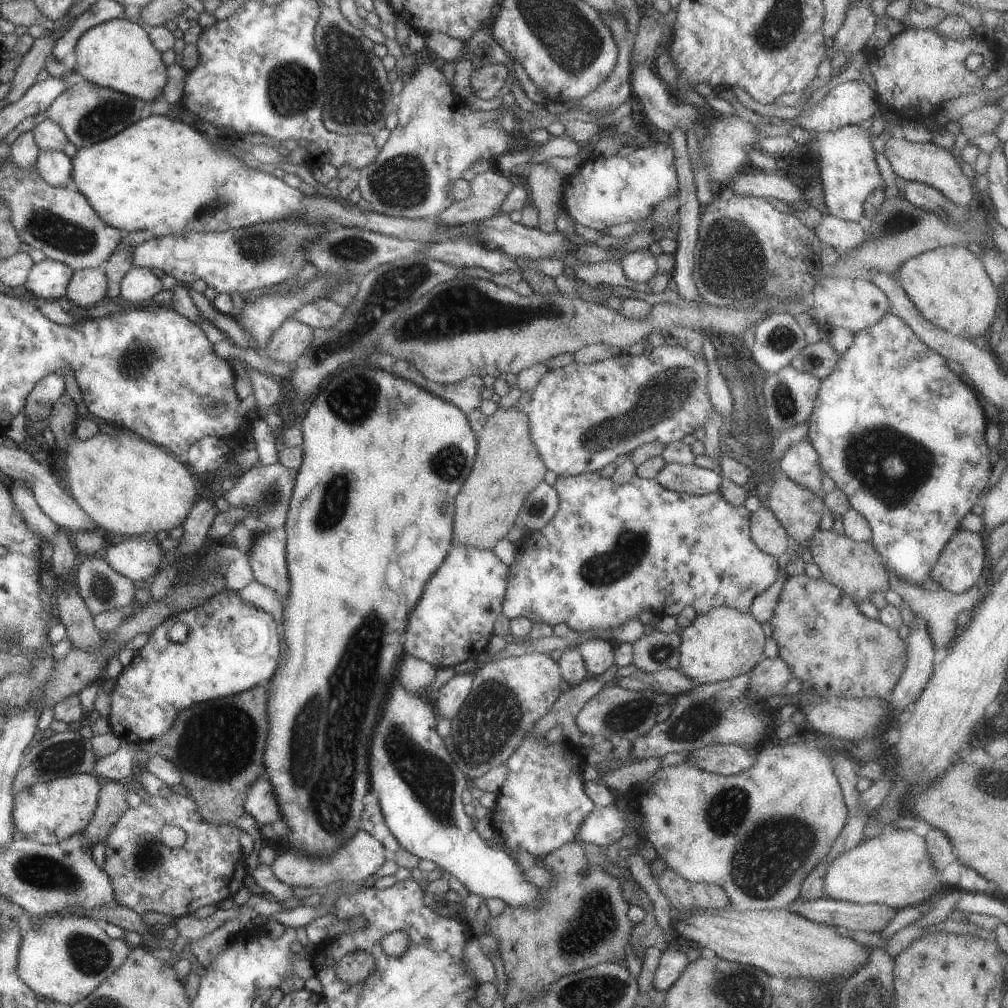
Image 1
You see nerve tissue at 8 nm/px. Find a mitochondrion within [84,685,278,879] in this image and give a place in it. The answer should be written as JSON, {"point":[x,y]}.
{"point":[192,746]}

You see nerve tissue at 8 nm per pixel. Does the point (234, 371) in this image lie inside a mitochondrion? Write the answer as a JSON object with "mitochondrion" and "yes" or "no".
{"mitochondrion":"no"}

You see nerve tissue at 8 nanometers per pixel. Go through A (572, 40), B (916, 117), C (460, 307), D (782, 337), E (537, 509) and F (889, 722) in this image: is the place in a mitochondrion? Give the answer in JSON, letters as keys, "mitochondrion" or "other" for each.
{"A":"mitochondrion","B":"other","C":"mitochondrion","D":"mitochondrion","E":"mitochondrion","F":"other"}

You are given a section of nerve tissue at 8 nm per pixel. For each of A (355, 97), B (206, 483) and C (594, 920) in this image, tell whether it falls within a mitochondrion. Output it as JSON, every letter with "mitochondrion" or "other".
{"A":"mitochondrion","B":"other","C":"mitochondrion"}

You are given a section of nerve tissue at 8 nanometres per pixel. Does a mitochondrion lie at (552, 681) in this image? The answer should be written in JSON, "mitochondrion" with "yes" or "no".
{"mitochondrion":"no"}

